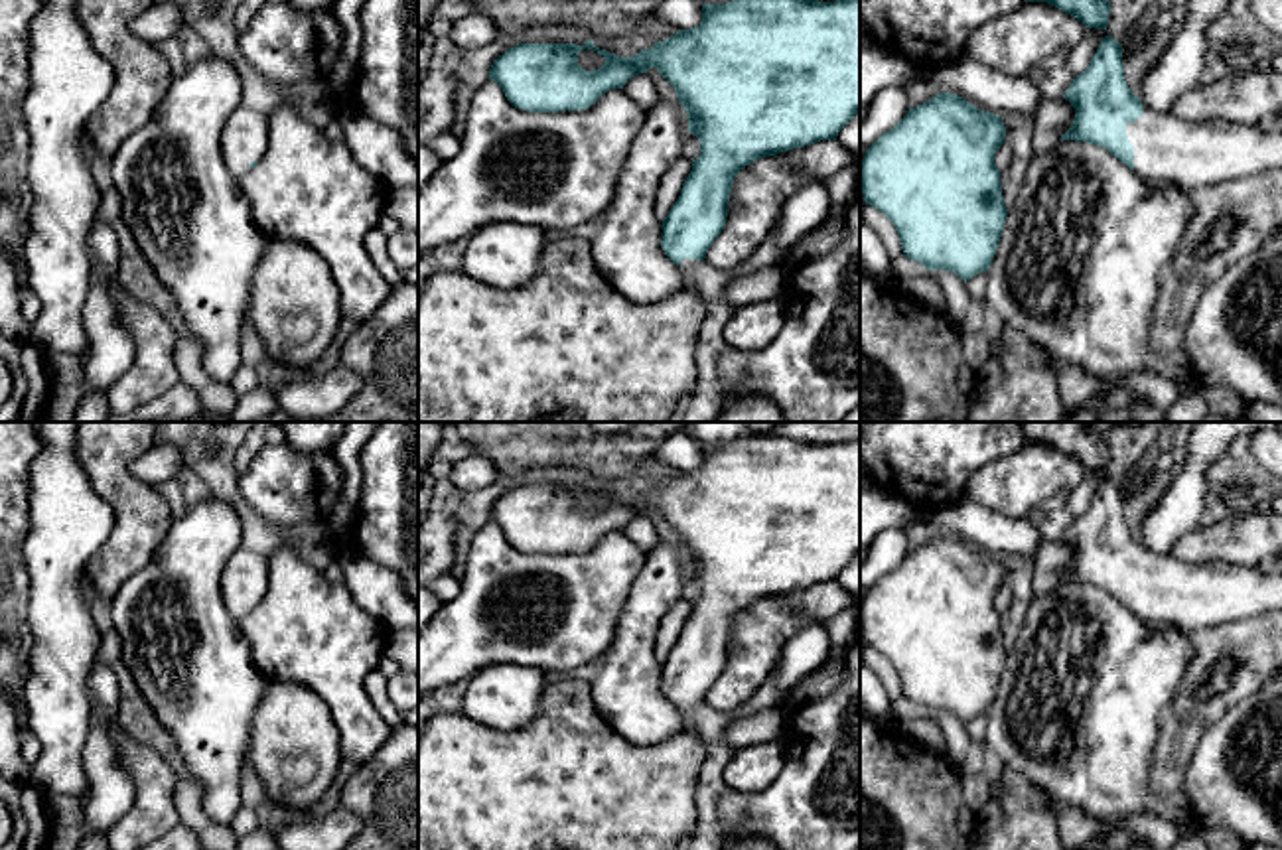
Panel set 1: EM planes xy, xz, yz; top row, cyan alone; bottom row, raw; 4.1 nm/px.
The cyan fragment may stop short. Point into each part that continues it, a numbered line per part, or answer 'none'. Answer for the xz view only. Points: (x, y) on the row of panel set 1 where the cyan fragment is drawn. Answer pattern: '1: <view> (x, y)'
1: xz (687, 267)

